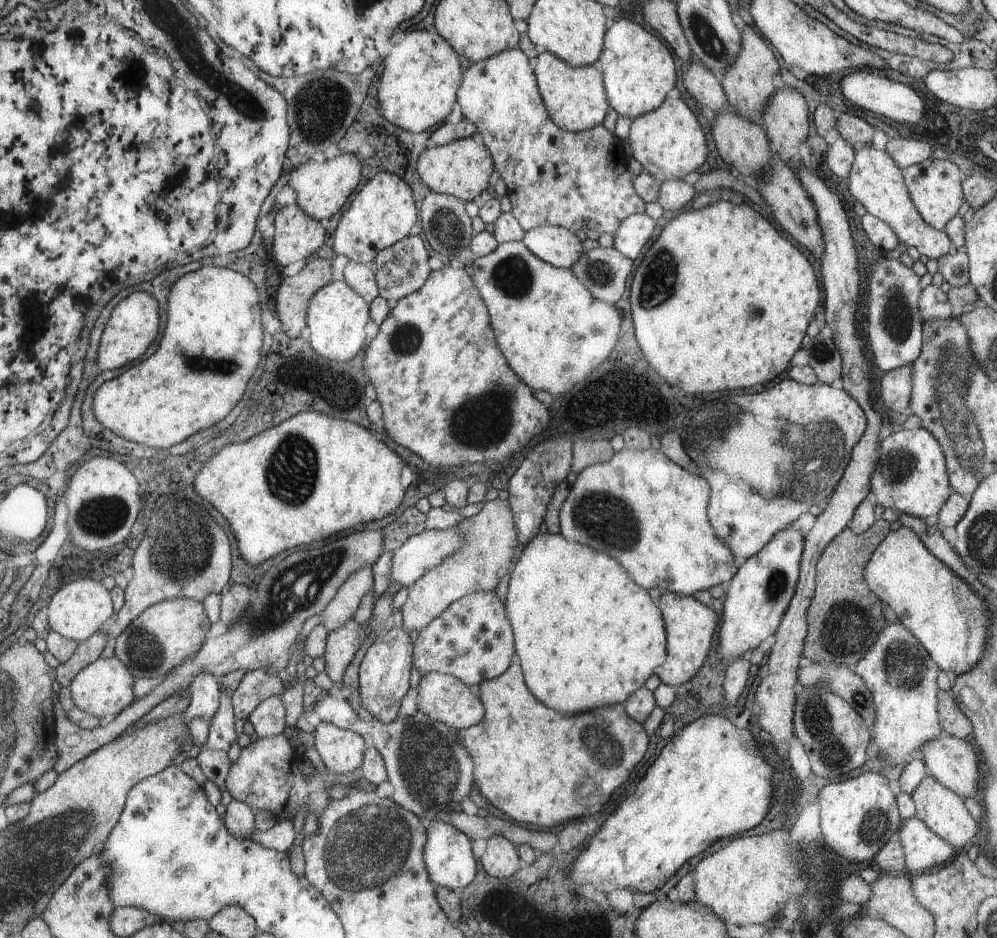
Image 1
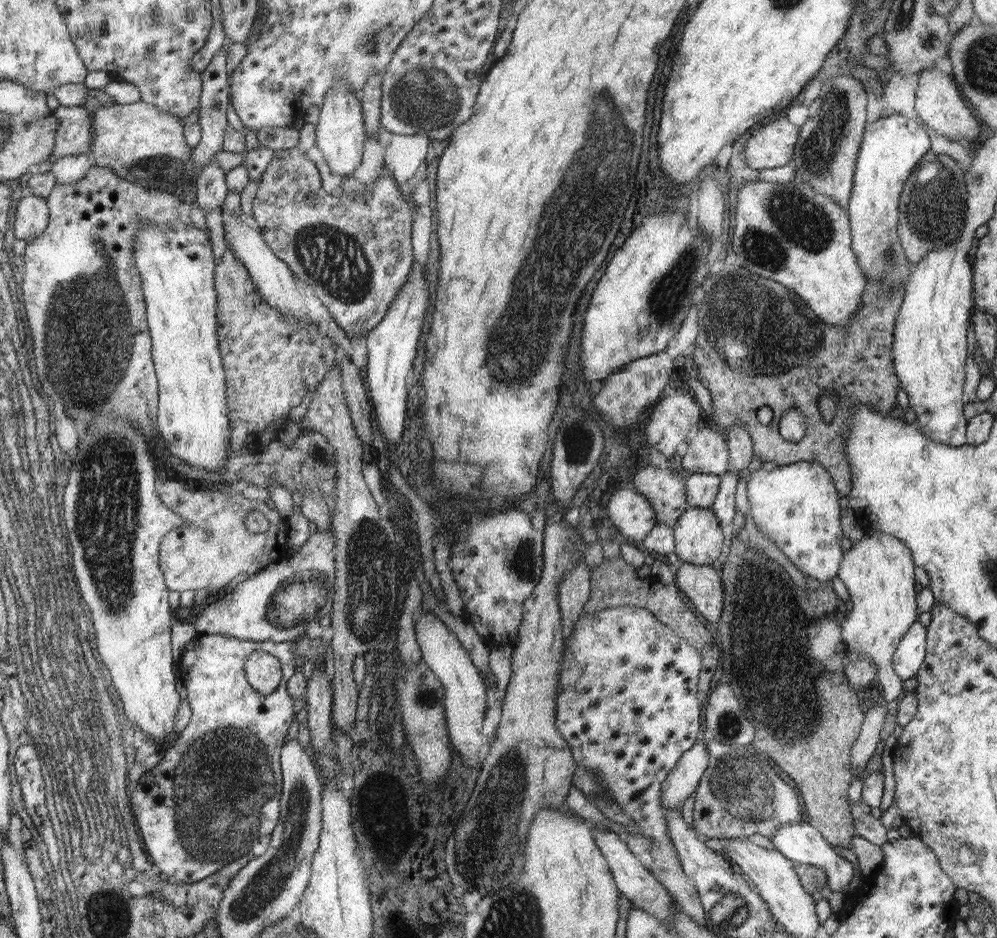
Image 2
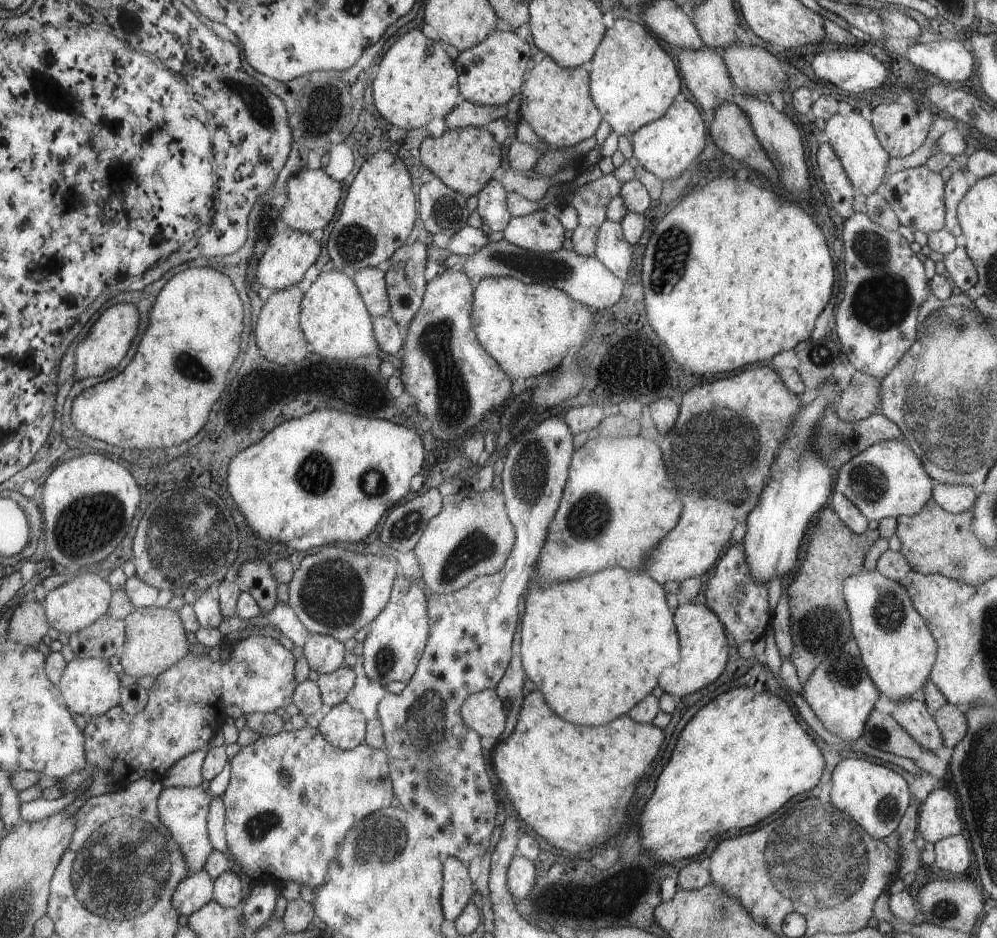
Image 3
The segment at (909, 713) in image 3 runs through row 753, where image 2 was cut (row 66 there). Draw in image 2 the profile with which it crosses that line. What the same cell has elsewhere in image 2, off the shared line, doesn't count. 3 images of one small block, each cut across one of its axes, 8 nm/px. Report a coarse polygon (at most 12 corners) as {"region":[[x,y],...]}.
{"region":[[918,74],[915,111],[932,132],[967,145],[981,129],[956,80]]}

